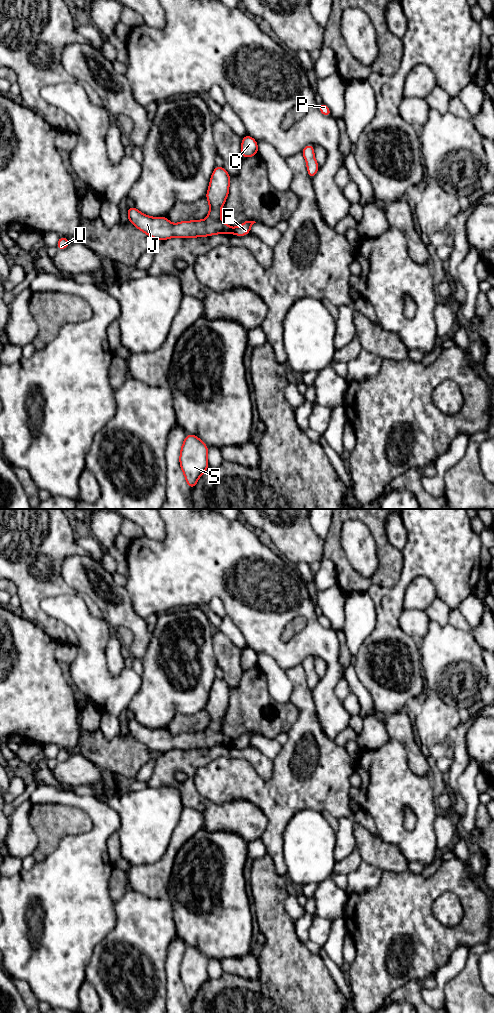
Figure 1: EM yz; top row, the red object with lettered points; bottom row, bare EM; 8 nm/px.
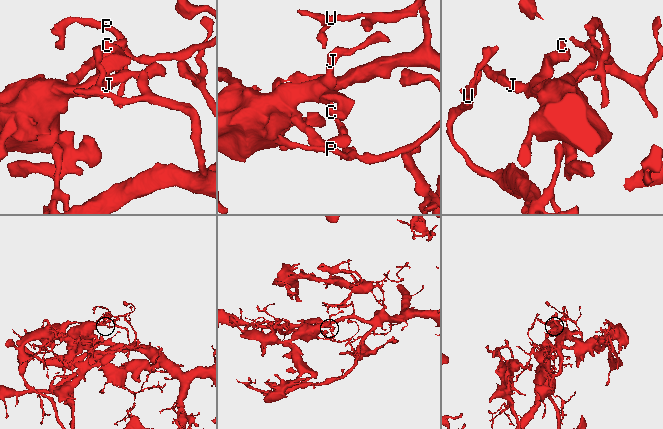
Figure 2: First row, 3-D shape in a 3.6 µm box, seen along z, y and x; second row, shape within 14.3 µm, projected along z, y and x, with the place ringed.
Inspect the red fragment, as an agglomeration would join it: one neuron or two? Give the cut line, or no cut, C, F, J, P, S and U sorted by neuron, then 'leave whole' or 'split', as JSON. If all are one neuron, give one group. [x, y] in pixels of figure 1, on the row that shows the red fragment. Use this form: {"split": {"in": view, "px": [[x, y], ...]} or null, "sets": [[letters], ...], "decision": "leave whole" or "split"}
{"split": {"in": "yz", "px": [[232, 228], [230, 232]]}, "sets": [["C", "J"], ["F", "P", "S", "U"]], "decision": "split"}

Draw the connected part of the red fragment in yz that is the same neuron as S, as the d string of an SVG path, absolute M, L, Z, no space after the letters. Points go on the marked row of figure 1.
M187 434L180 451L180 467L192 490L199 477L209 468L208 446L193 434Z

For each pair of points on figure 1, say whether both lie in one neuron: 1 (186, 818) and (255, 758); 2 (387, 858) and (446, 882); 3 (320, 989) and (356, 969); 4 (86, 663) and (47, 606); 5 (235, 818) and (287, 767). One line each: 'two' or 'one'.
1: two
2: two
3: two
4: one
5: two

